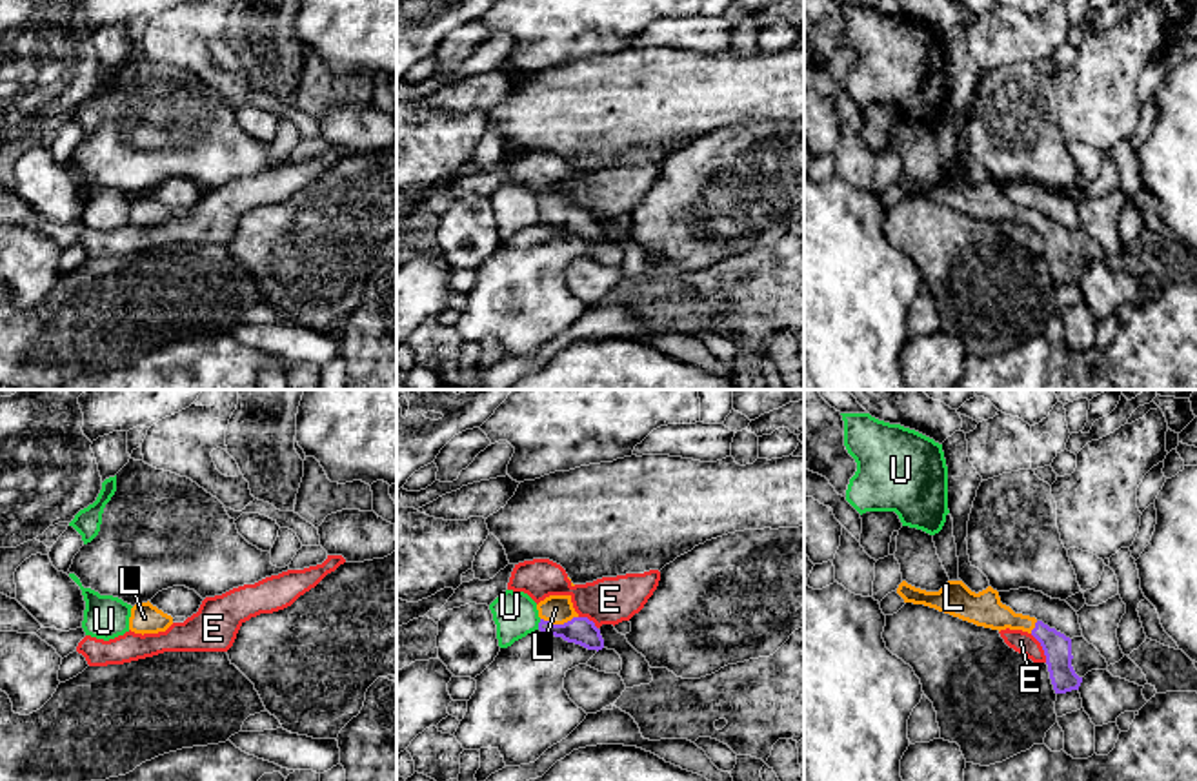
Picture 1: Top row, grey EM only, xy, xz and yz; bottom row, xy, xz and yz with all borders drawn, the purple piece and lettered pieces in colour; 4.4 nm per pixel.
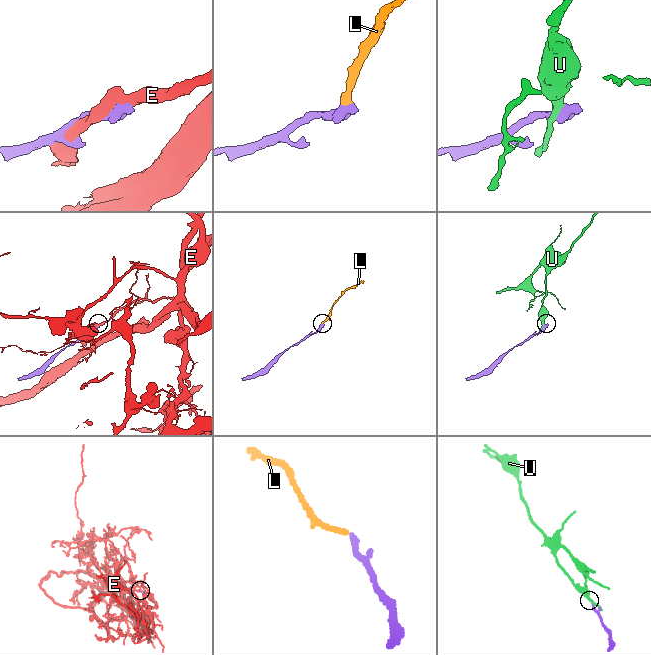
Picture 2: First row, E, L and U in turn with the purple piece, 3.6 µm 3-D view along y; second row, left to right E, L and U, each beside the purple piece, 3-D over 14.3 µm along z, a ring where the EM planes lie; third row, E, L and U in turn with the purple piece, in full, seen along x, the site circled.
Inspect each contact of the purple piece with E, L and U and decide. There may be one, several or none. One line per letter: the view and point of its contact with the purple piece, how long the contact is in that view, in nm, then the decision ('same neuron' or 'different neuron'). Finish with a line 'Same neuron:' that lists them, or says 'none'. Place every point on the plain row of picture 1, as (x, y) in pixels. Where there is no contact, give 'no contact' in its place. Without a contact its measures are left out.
E: meets purple in yz at (1043, 241); contact 150 nm long; different neuron
L: meets purple in xz at (559, 217); contact 170 nm long; same neuron
U: meets purple in xz at (539, 217); contact 50 nm long; different neuron
Same neuron: L

